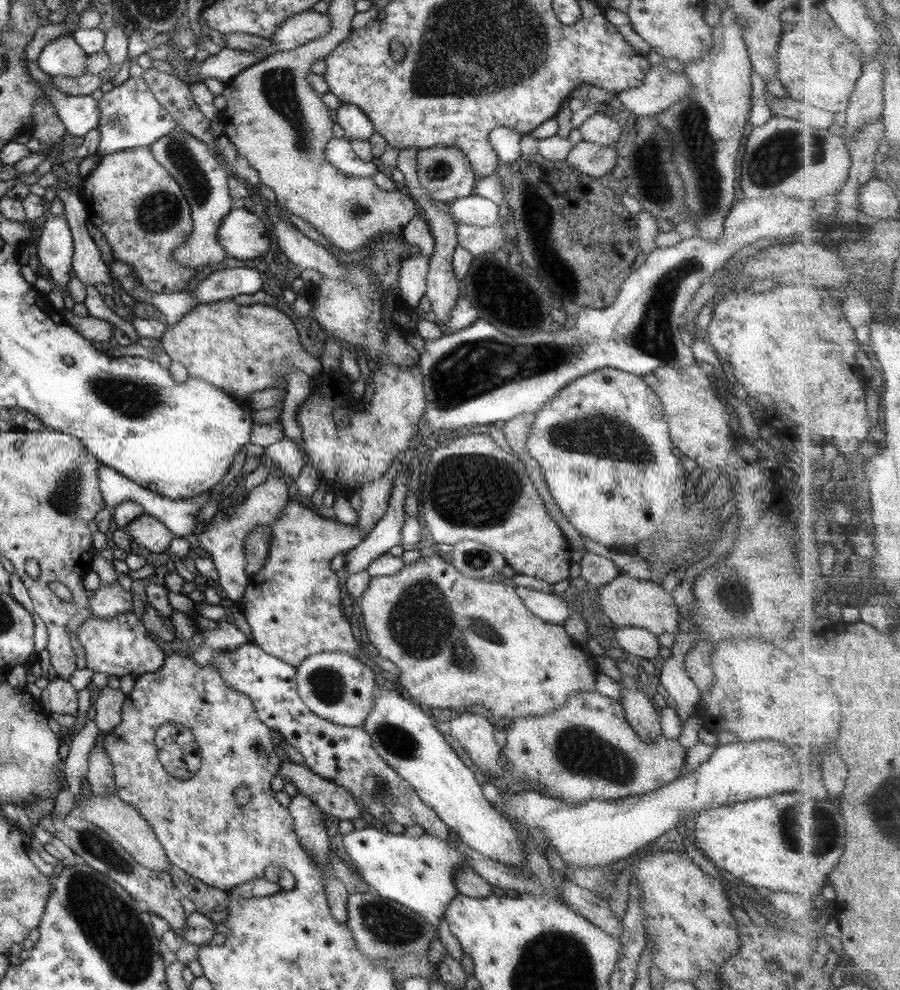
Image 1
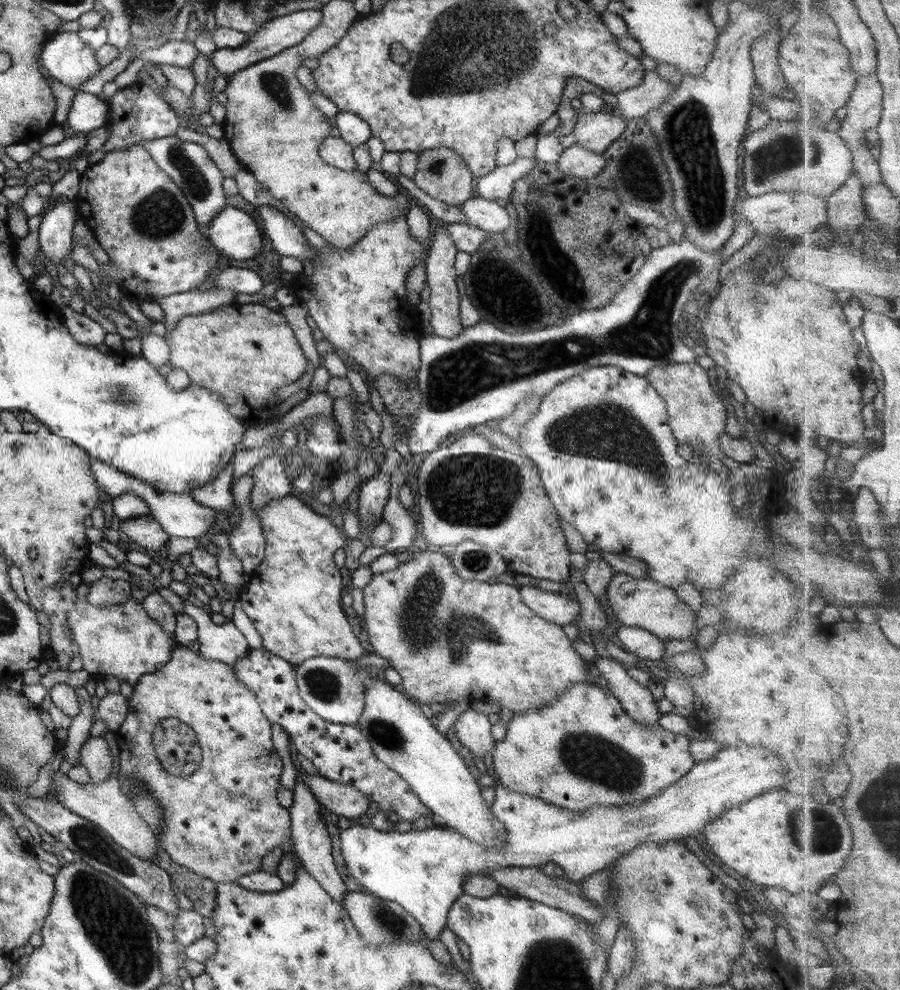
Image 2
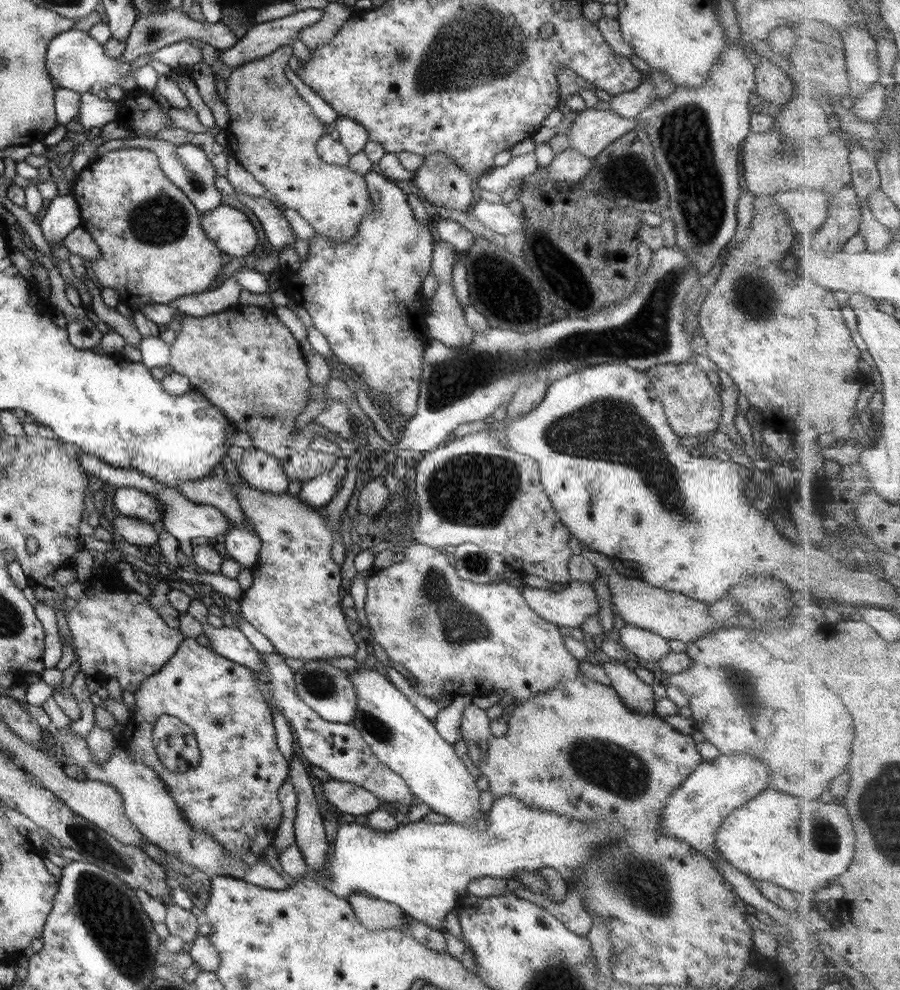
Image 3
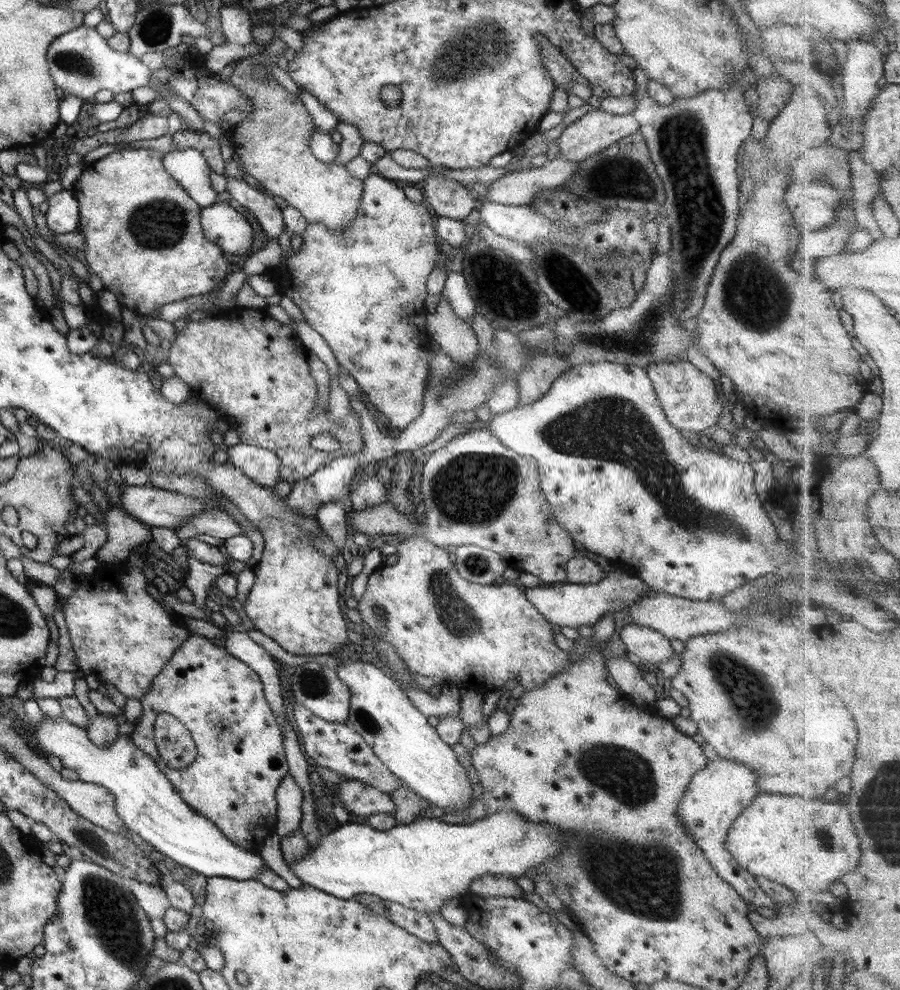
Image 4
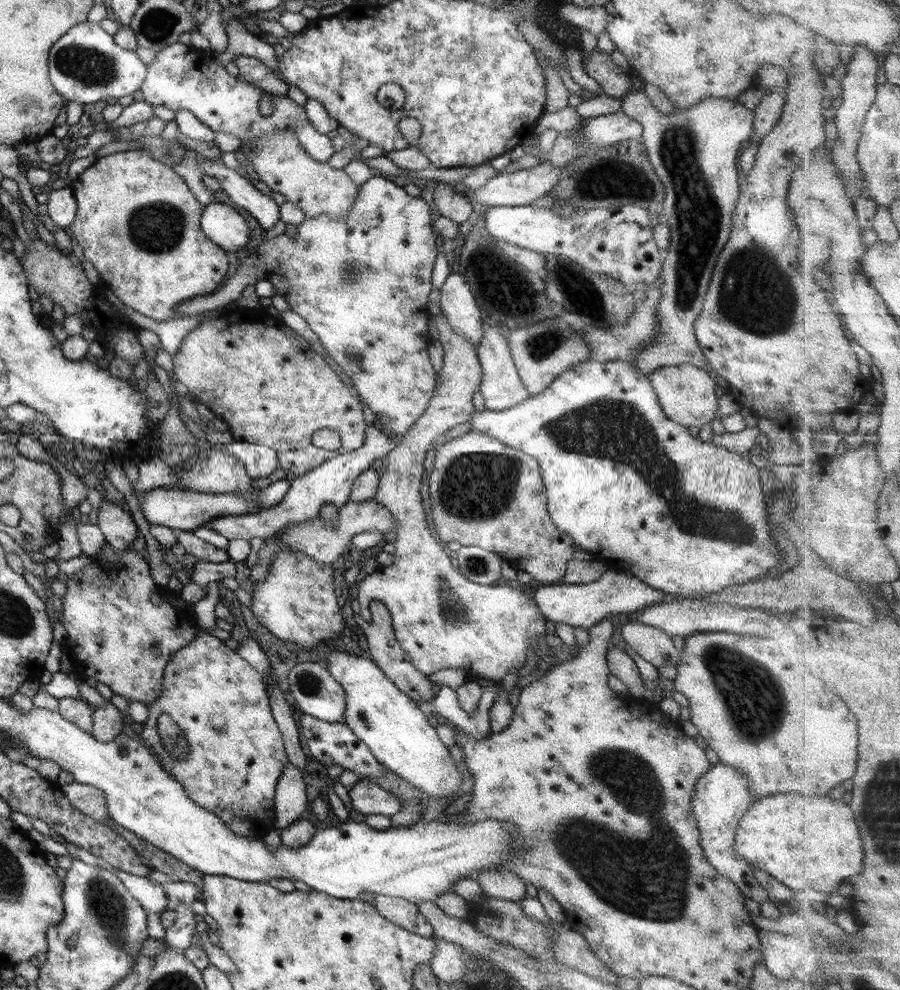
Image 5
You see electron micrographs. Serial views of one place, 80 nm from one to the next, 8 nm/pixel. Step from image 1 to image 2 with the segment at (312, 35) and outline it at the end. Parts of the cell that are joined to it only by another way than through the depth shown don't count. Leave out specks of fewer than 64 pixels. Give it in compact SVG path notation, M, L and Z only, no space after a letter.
M301 10L298 12L289 12L283 16L273 17L262 27L251 34L247 34L247 40L237 48L215 49L210 54L209 62L215 68L217 74L225 76L228 79L235 72L239 72L260 60L272 57L283 49L291 48L299 44L304 36L307 36L321 22L322 14L320 10Z

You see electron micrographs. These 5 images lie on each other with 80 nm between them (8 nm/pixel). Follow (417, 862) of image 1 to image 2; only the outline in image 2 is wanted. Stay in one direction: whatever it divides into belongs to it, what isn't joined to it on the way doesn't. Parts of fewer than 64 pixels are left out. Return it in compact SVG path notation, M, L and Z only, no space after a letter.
M739 746L721 748L715 756L694 764L679 780L663 788L655 796L642 803L631 803L618 807L593 807L585 812L571 812L554 807L544 800L525 793L518 793L494 784L493 813L503 828L503 841L495 849L483 849L471 840L459 835L457 830L447 826L425 828L399 833L380 832L370 825L366 828L354 823L339 834L340 855L345 868L357 883L381 900L397 903L408 912L423 929L428 940L435 940L446 926L448 908L463 894L461 884L470 874L489 874L493 868L541 868L547 863L561 866L562 877L569 882L580 884L593 872L607 869L613 861L627 854L631 849L645 843L669 843L672 839L684 842L694 839L694 833L702 834L705 824L715 820L724 810L733 805L747 802L771 788L779 788L785 782L784 766L780 758L771 750L759 746Z

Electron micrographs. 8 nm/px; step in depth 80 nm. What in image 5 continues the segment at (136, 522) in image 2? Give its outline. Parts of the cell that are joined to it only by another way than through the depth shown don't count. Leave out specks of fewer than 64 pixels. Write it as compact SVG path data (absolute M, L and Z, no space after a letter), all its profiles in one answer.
M105 500L99 507L96 525L103 533L104 542L116 554L122 554L128 550L133 540L137 538L137 525L131 519L130 514Z

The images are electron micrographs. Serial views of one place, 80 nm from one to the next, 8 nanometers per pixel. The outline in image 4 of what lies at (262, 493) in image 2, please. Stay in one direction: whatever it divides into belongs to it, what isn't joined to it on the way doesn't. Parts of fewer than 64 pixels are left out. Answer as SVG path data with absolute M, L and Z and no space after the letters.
M241 442L227 447L229 447L228 453L223 456L253 483L273 490L281 480L280 460L273 452Z

